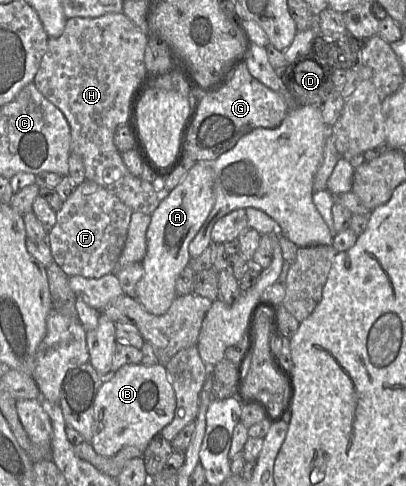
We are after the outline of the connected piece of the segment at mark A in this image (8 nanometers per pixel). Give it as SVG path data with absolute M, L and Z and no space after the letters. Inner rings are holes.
M196 162L152 213L146 233L147 253L142 261L144 275L136 284L136 299L148 313L166 313L176 298L176 279L191 260L189 244L201 229L214 204L212 162Z

